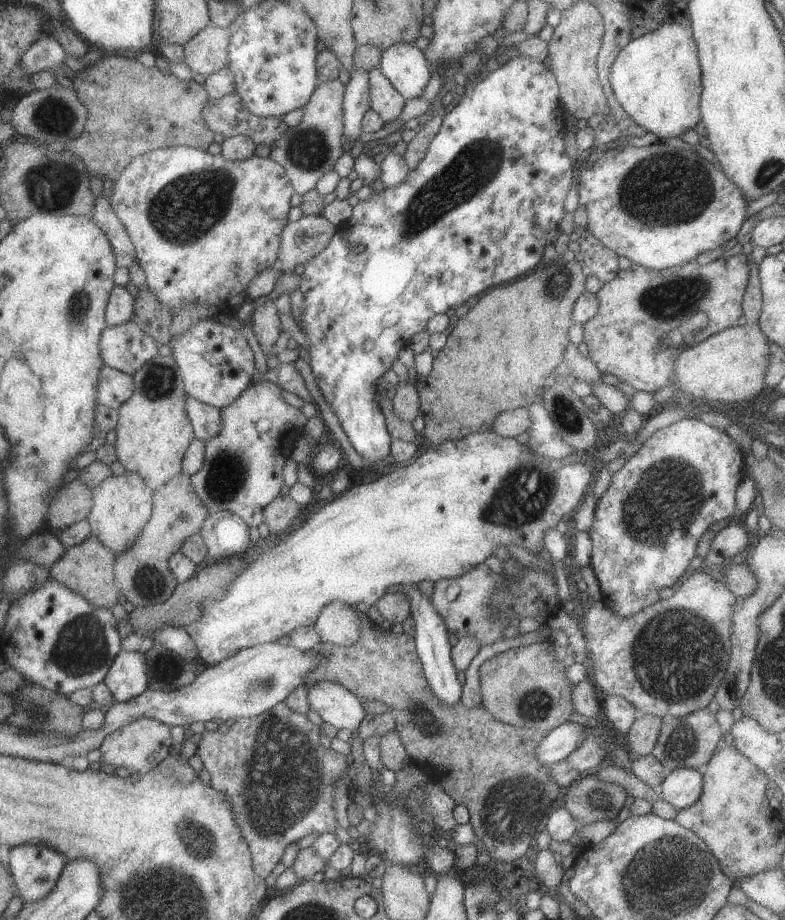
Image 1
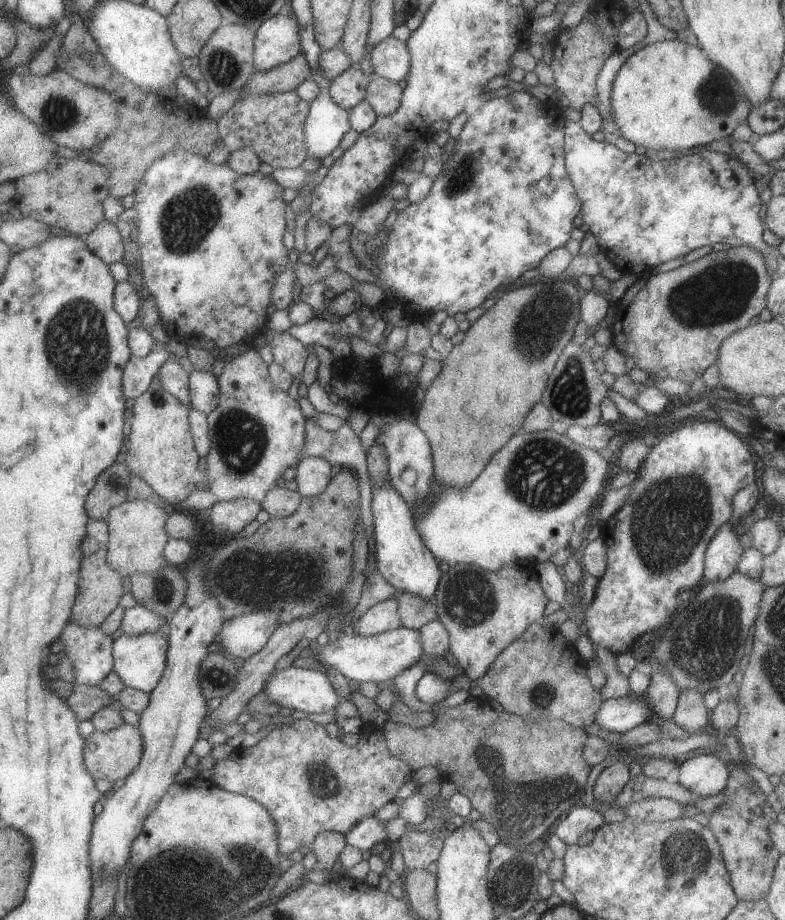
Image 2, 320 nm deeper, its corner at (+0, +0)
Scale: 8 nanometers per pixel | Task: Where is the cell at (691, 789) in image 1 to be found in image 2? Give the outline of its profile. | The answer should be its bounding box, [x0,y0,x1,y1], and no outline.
[678,753,732,797]

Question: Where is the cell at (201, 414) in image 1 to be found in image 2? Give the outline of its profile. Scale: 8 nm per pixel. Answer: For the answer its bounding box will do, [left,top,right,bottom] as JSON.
[154,356,190,406]

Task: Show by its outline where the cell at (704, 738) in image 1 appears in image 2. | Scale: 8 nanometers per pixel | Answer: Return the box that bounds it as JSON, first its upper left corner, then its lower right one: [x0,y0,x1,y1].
[670,689,709,733]

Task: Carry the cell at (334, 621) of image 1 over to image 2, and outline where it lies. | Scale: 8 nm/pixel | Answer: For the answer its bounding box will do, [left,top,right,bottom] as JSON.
[353,597,399,637]

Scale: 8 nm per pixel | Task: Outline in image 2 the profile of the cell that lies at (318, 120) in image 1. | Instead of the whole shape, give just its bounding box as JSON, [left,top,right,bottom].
[329,65,371,110]

